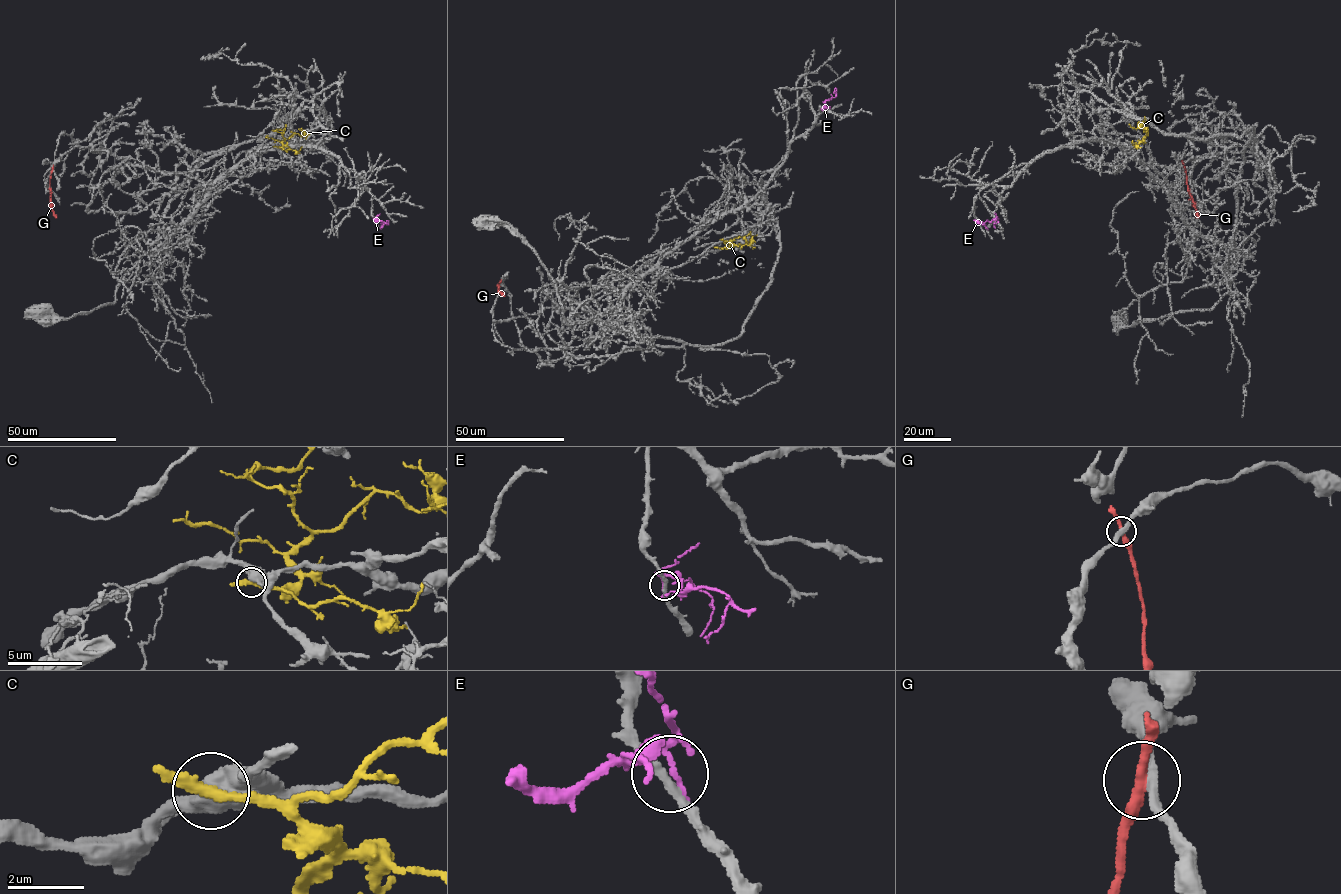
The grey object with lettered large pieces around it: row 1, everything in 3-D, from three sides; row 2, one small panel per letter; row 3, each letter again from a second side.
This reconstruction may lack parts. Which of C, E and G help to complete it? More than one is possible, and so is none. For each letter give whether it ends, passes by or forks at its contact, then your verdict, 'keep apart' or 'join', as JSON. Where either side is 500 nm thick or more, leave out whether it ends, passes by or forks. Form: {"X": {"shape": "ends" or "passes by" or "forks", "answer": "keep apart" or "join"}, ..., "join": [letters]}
{"C": {"answer": "keep apart"}, "E": {"shape": "passes by", "answer": "keep apart"}, "G": {"shape": "passes by", "answer": "join"}, "join": ["G"]}

